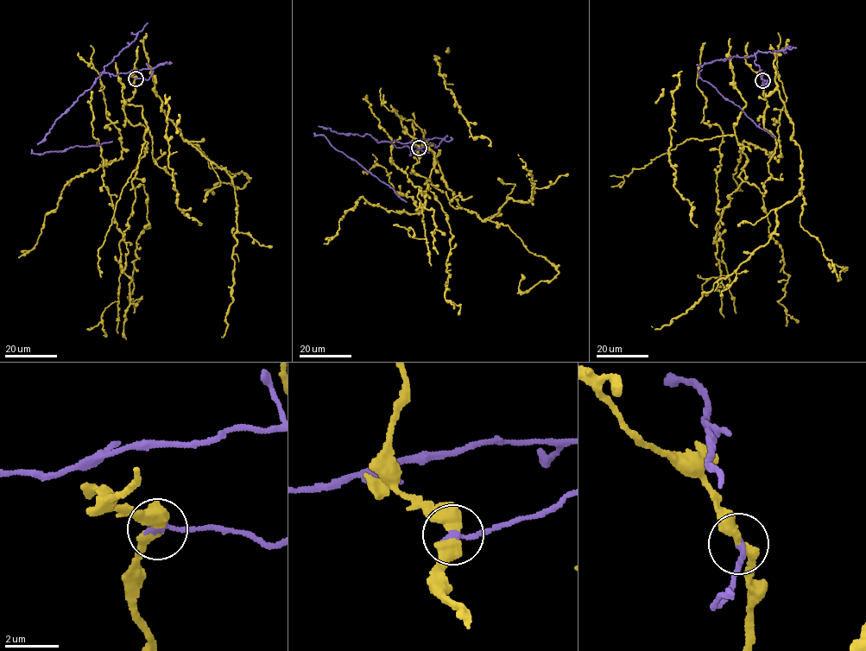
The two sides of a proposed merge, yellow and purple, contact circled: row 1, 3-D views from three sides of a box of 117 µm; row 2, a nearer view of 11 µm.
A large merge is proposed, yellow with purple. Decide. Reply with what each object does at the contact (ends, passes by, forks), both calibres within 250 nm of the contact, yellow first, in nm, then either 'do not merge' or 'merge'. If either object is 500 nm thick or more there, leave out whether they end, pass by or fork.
yellow passes by | purple ends | 420/220 nm | do not merge

